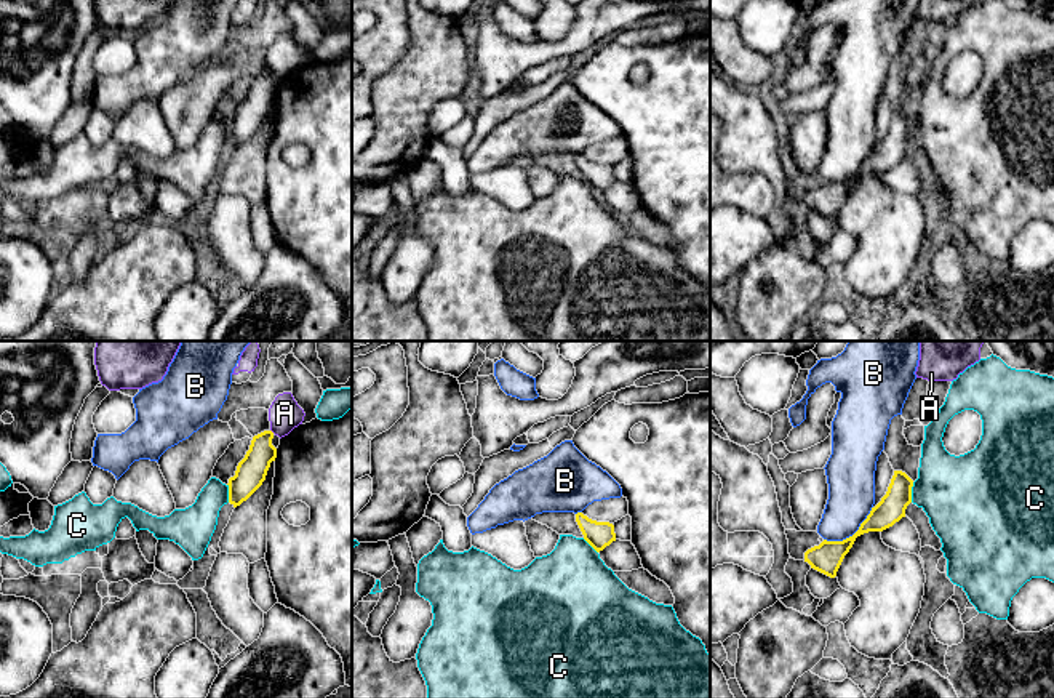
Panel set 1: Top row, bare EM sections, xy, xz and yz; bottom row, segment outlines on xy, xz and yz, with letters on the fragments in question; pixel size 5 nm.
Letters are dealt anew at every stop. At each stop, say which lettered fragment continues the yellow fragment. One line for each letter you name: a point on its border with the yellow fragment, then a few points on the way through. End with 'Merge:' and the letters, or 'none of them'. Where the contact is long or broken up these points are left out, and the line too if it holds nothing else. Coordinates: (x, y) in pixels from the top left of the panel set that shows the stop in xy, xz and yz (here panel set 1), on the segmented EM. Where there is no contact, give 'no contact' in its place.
Merge: none of them

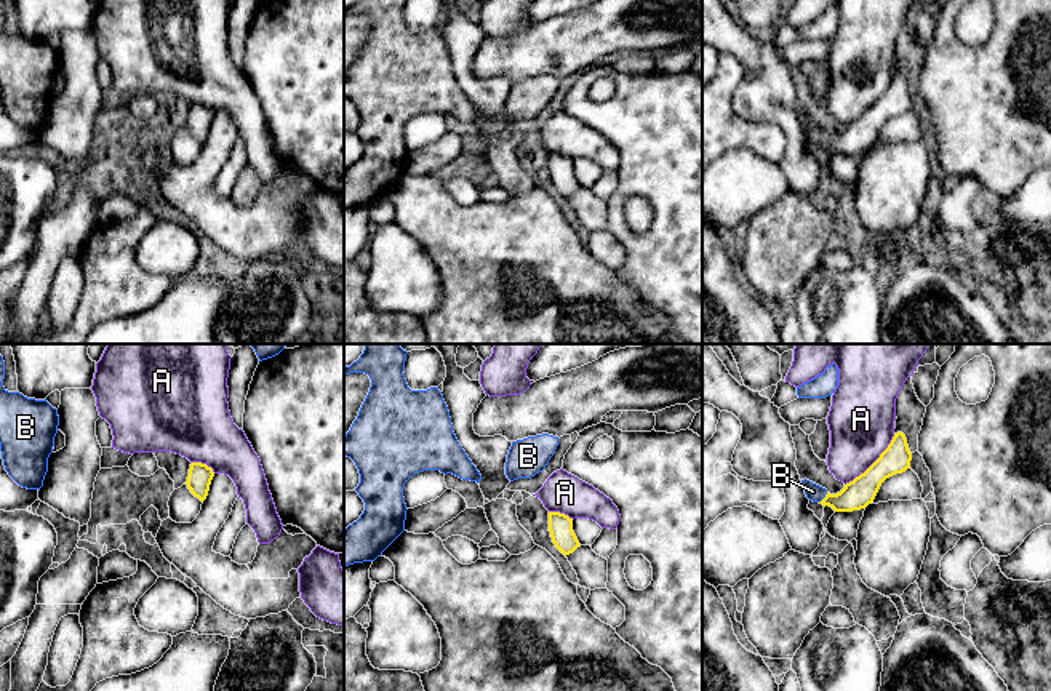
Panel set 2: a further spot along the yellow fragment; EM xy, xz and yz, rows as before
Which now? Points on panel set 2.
B: meets yellow in yz at (824, 498); runs through yz (856, 495), (848, 499), (824, 498), (813, 491)
Merge: B

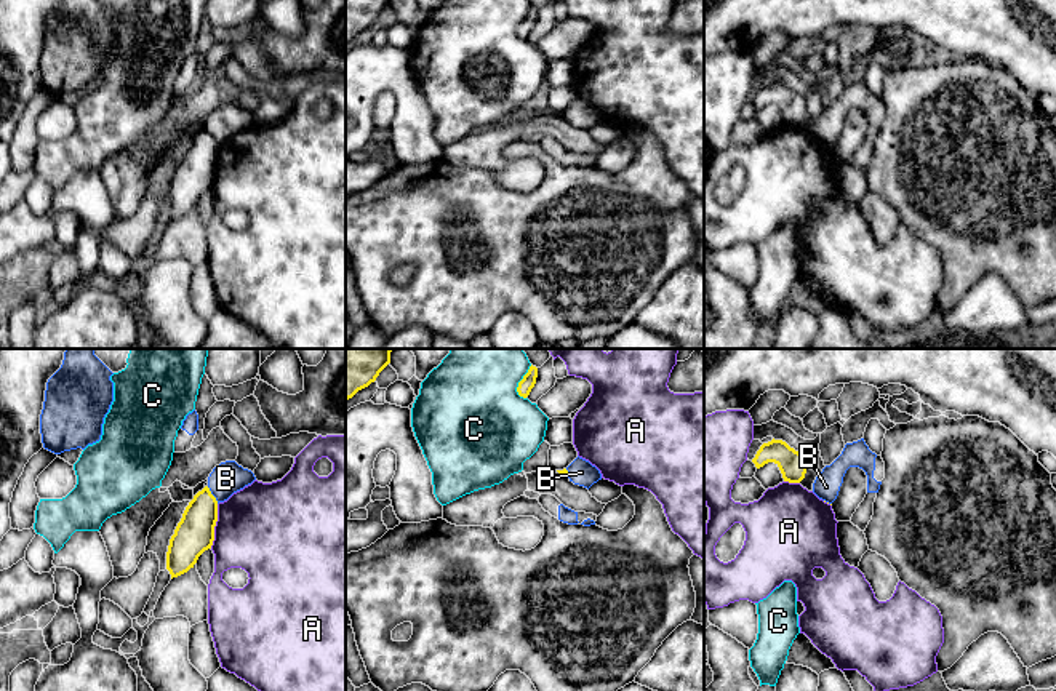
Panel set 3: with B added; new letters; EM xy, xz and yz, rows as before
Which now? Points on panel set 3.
Merge: none of them

